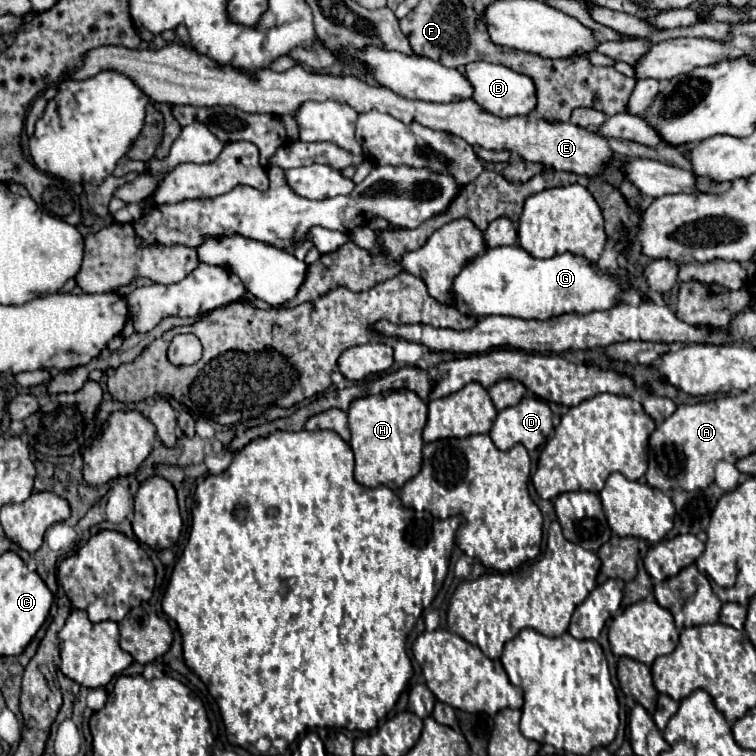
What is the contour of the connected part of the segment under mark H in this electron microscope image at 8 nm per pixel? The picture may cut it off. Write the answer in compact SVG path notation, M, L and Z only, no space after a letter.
M388 390L356 398L348 408L350 446L356 456L354 478L364 486L388 486L398 492L422 464L422 428L426 424L426 402L412 390Z

